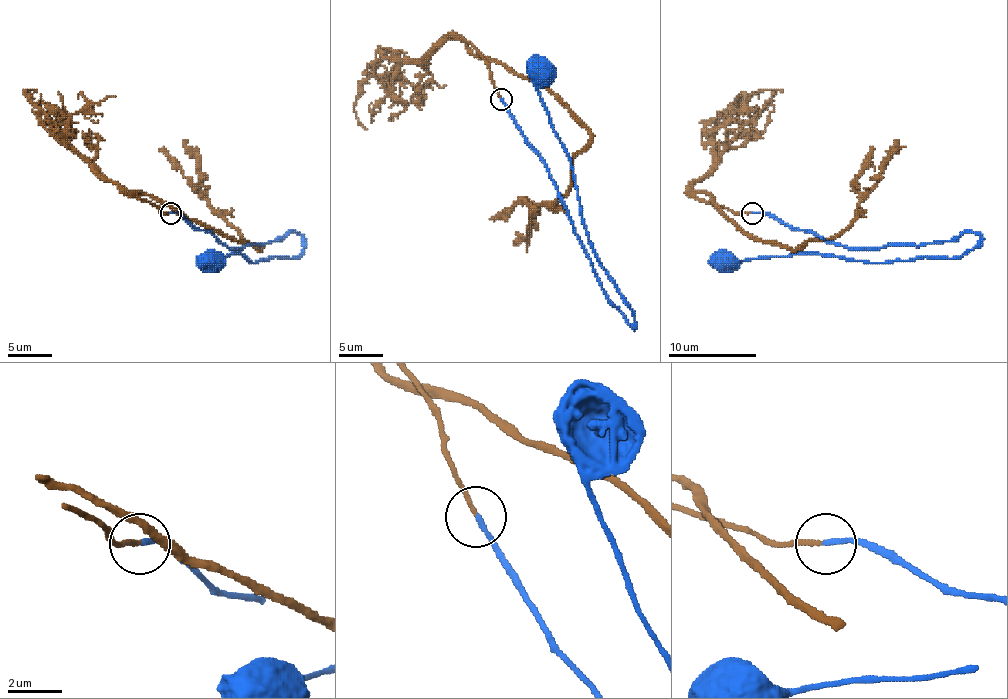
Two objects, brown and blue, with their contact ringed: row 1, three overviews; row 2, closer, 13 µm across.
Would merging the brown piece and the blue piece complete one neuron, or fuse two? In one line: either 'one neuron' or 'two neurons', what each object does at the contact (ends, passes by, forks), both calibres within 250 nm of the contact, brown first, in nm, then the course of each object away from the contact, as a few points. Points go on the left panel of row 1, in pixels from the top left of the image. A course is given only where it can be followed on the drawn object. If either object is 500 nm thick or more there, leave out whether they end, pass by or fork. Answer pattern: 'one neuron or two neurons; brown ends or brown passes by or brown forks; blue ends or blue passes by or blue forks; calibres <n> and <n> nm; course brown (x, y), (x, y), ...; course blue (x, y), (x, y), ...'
one neuron; brown ends; blue ends; calibres 150 and 180 nm; course brown (170, 212), (159, 208), (161, 203), (260, 249), (242, 239), (205, 197), (201, 162), (187, 140); course blue (170, 212), (227, 247), (297, 232), (304, 249), (295, 258), (251, 263), (242, 254), (207, 263)

